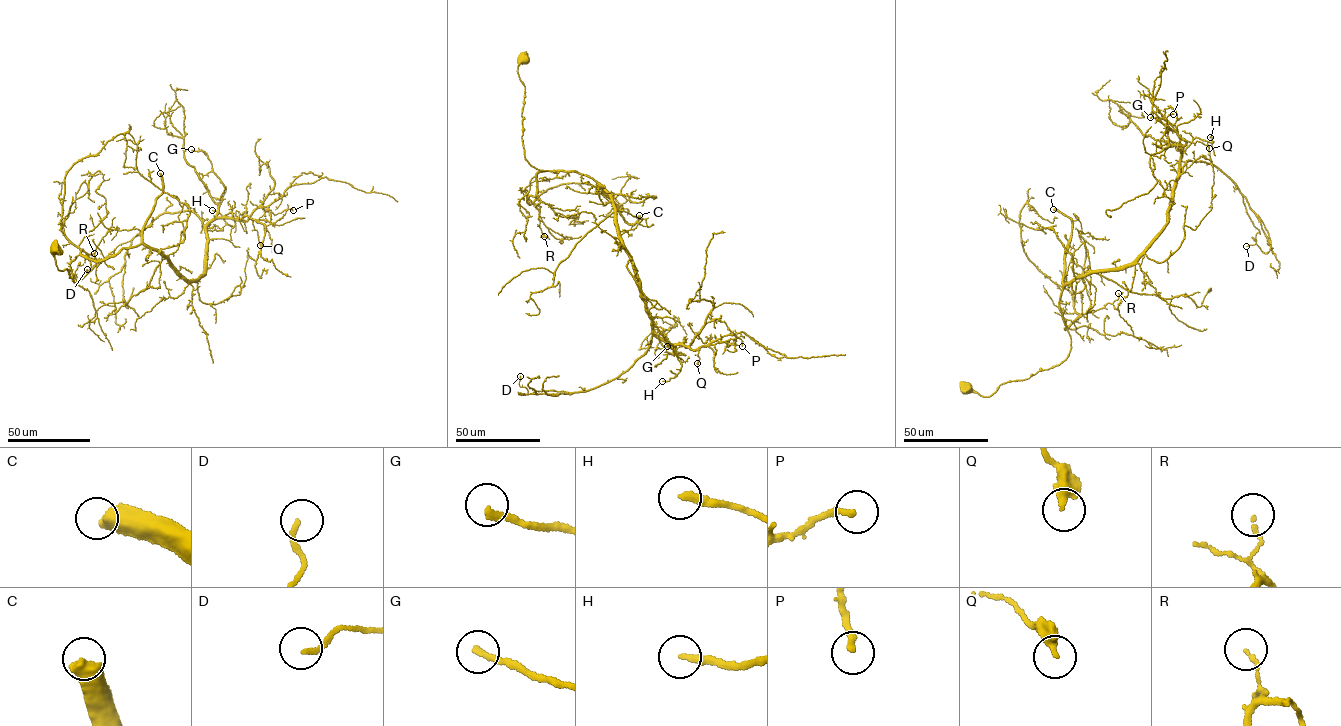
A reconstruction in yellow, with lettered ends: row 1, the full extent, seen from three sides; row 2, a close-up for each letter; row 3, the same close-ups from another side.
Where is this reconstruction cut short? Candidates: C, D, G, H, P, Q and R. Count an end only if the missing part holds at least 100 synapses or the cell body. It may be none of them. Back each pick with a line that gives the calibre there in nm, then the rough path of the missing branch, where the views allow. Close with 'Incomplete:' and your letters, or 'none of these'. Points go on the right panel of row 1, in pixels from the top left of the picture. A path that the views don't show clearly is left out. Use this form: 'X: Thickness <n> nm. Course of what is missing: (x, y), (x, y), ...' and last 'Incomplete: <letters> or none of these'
C: Thickness 550 nm. Course of what is missing: (1053, 209), (1021, 200), (1009, 176), (1032, 148), (1038, 110), (1049, 94), (1072, 92), (1103, 112), (1131, 120)
Incomplete: C

